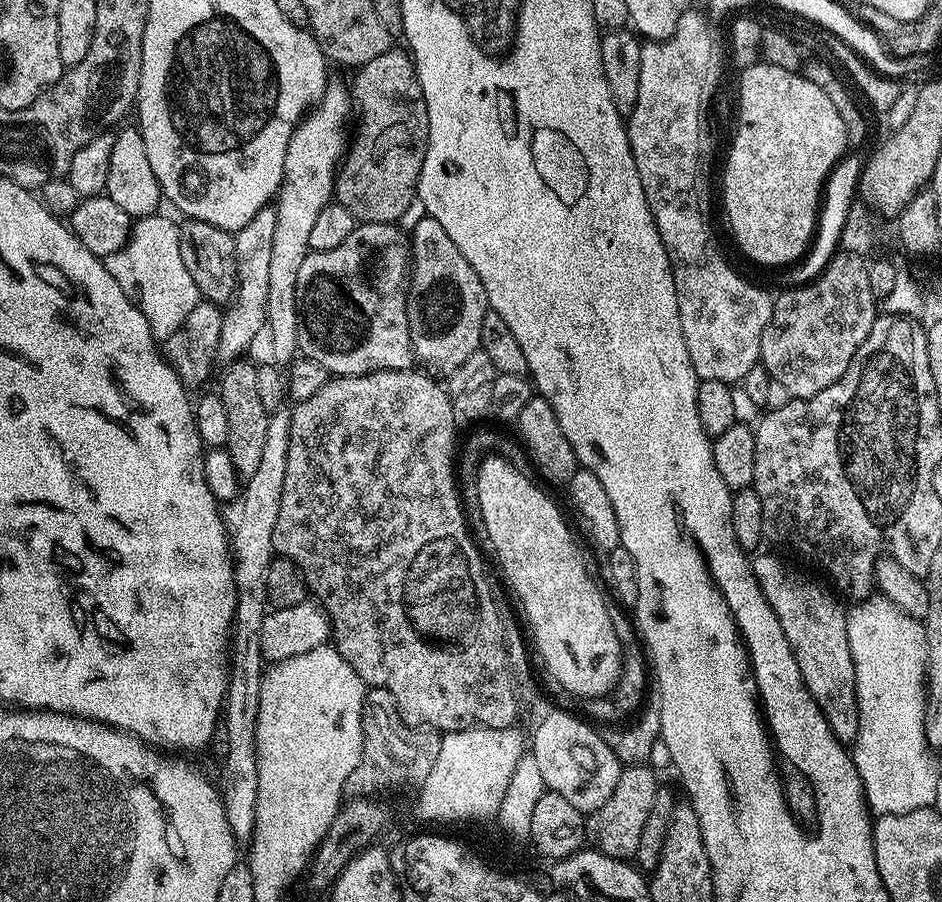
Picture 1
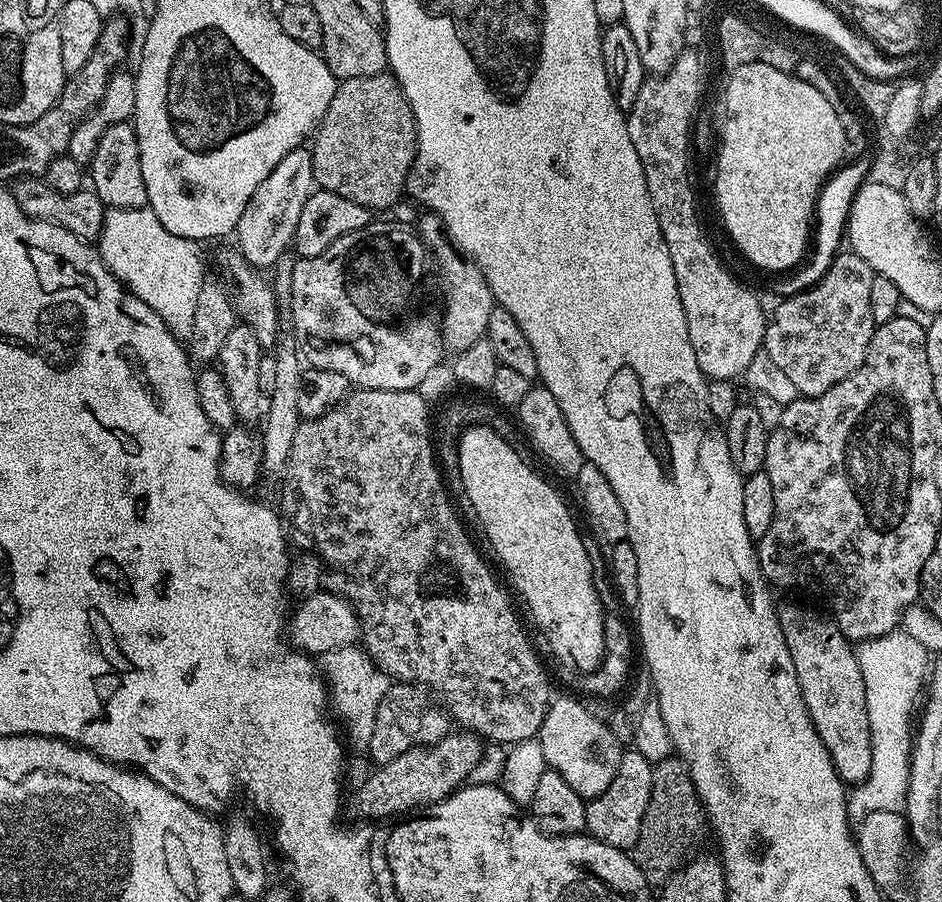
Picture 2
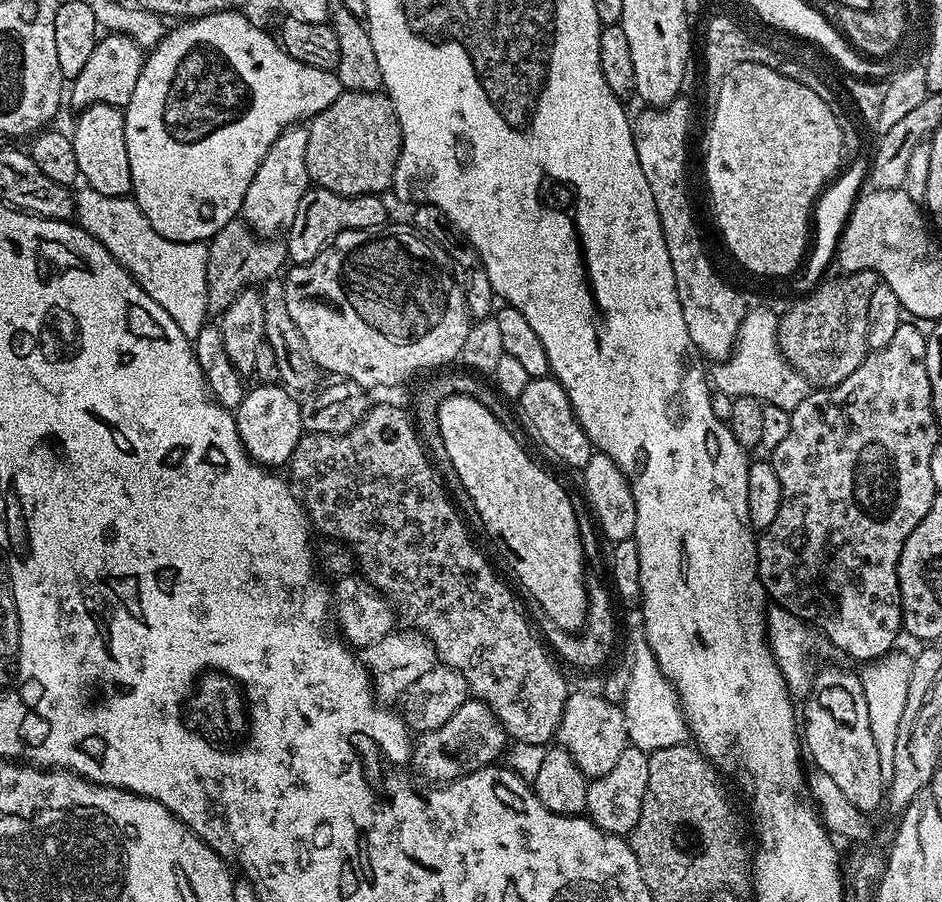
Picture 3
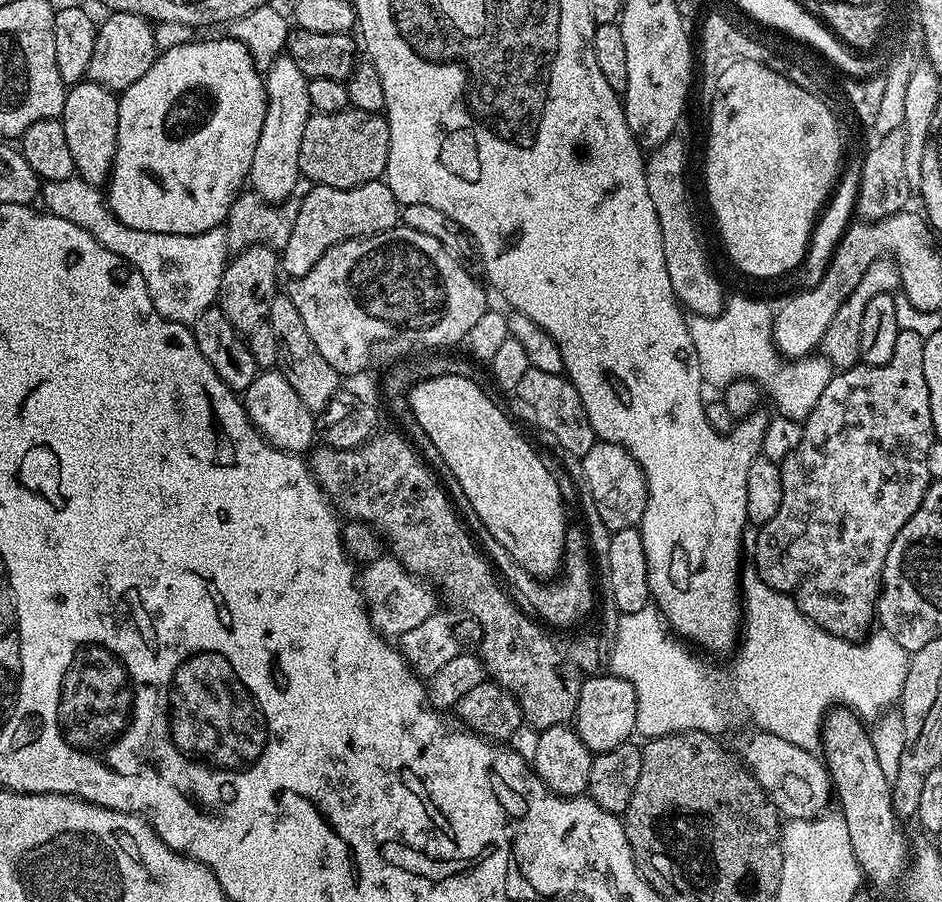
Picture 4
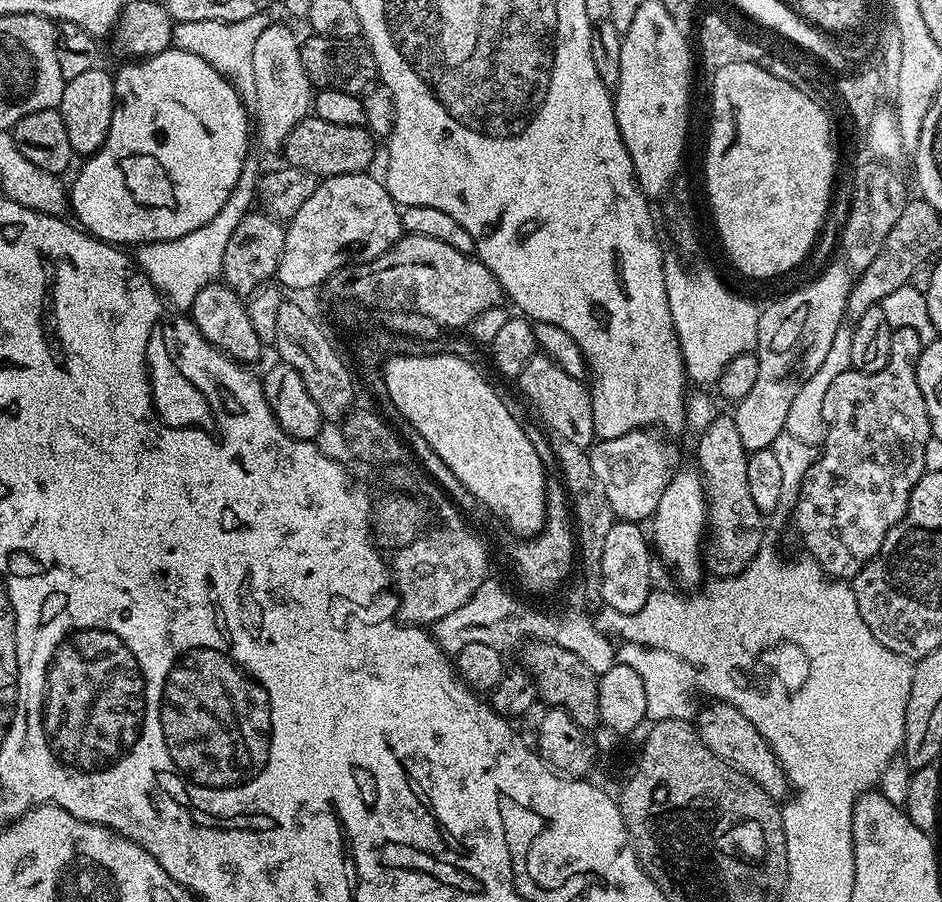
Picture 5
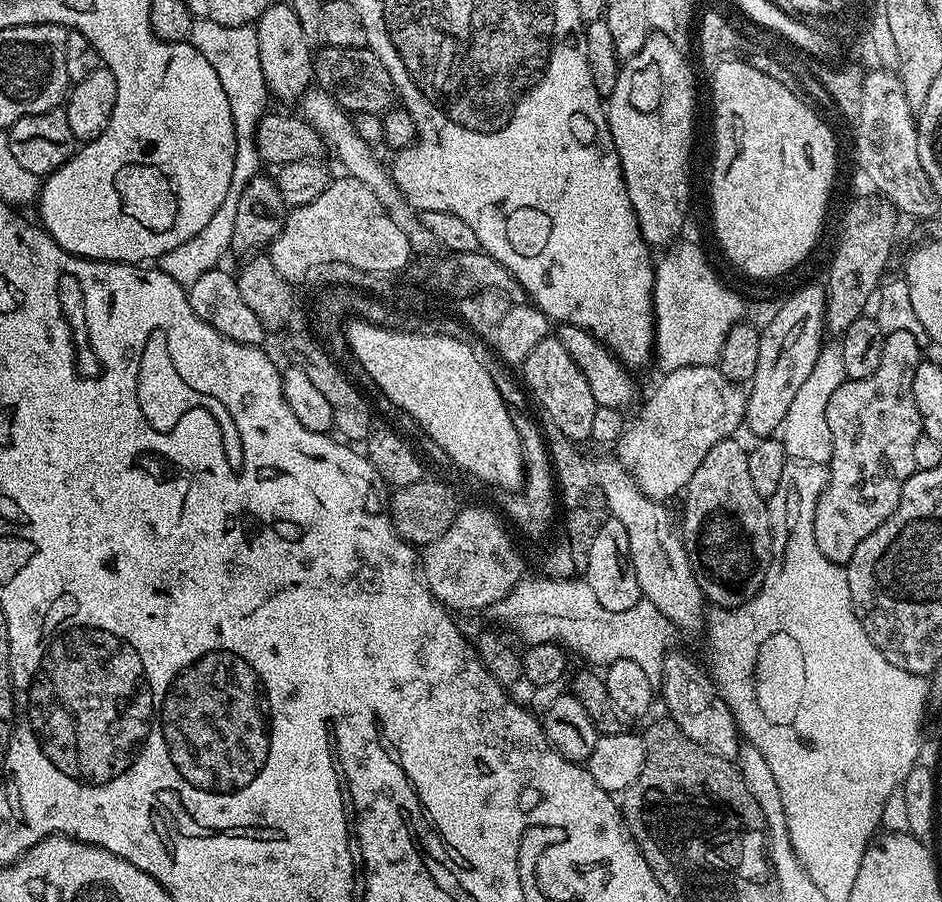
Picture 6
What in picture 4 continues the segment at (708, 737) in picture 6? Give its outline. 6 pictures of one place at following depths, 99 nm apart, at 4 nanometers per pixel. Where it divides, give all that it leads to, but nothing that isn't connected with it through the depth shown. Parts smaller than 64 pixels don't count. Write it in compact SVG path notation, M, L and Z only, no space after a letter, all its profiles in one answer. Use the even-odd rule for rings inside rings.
M751 731L740 736L738 756L744 767L760 783L769 800L778 802L781 809L788 808L788 820L816 819L829 807L828 799L831 801L834 796L832 781L823 759L794 746L794 742L786 742L786 738L778 738L778 734Z

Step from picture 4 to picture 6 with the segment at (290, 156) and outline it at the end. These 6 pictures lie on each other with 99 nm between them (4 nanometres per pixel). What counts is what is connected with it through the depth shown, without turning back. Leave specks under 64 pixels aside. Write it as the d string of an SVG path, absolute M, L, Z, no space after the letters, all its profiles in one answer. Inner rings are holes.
M277 2L270 6L256 21L258 34L258 58L262 58L262 74L268 83L268 91L280 100L299 101L309 91L313 83L312 62L314 48L311 48L310 37L302 30L298 17L288 2Z

